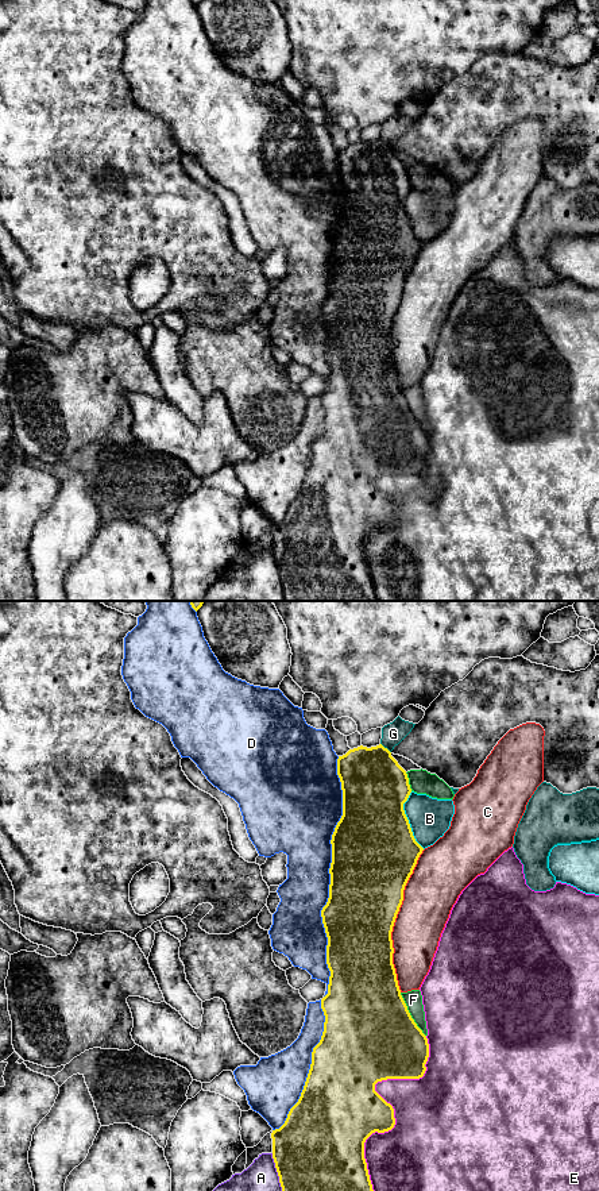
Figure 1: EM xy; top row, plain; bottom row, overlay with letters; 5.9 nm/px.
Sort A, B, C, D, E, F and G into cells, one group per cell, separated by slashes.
A / B / C / D / E / F / G

